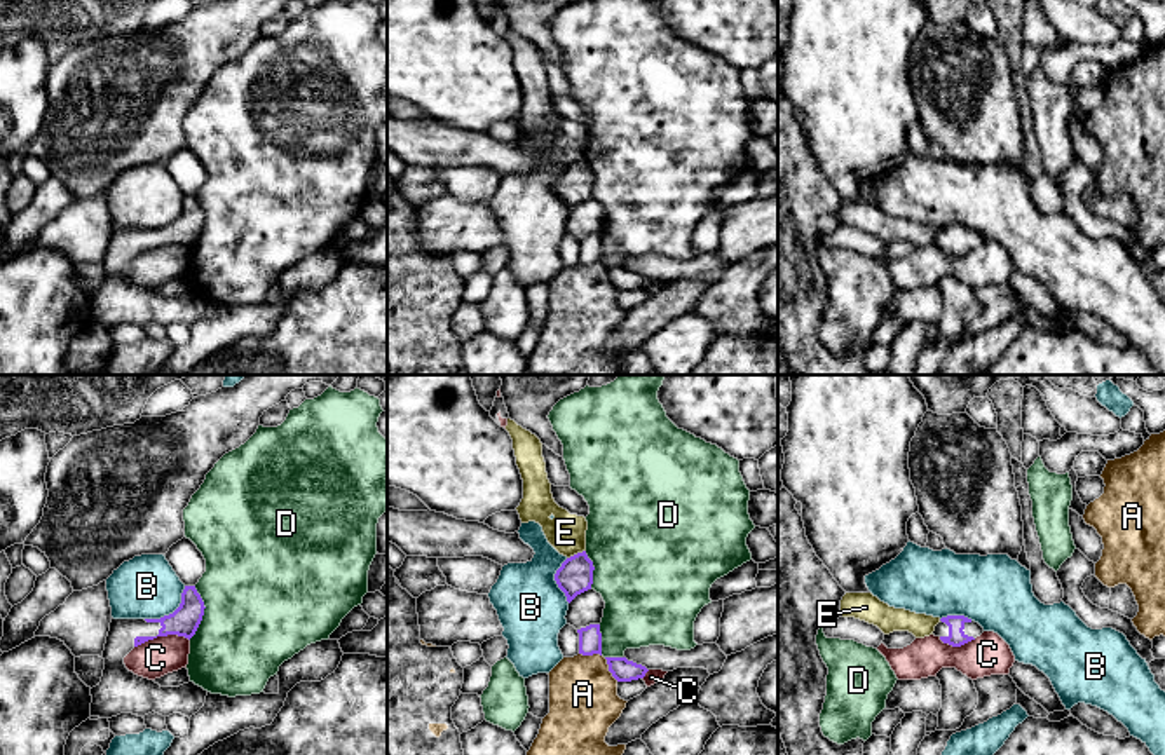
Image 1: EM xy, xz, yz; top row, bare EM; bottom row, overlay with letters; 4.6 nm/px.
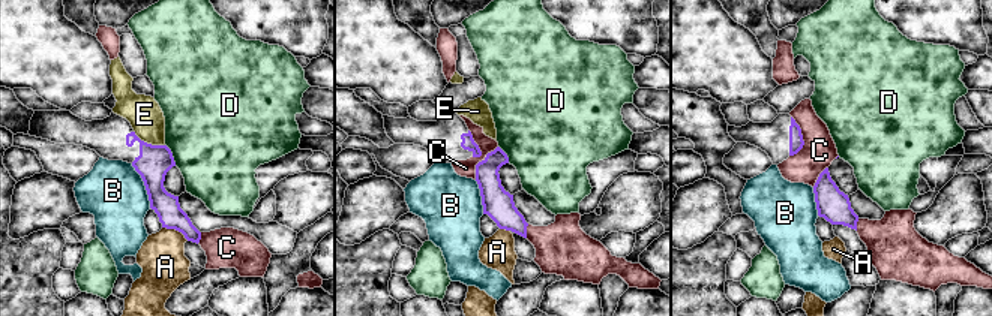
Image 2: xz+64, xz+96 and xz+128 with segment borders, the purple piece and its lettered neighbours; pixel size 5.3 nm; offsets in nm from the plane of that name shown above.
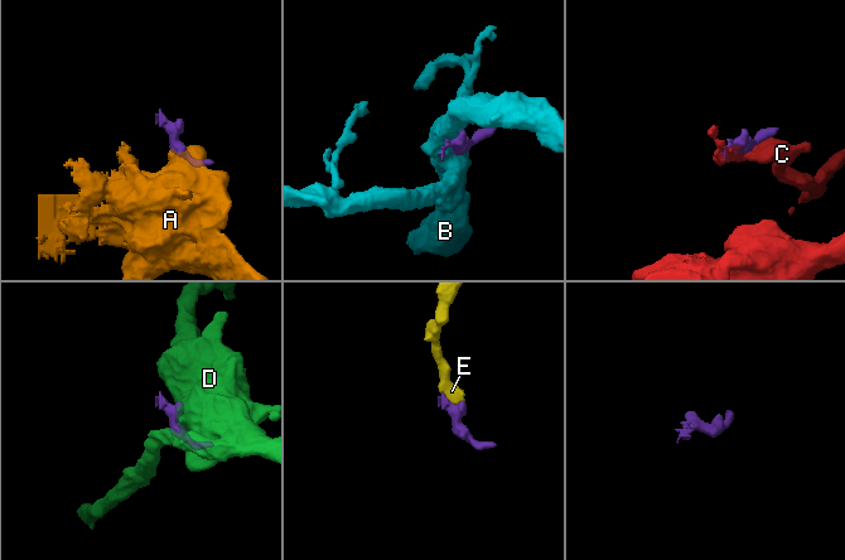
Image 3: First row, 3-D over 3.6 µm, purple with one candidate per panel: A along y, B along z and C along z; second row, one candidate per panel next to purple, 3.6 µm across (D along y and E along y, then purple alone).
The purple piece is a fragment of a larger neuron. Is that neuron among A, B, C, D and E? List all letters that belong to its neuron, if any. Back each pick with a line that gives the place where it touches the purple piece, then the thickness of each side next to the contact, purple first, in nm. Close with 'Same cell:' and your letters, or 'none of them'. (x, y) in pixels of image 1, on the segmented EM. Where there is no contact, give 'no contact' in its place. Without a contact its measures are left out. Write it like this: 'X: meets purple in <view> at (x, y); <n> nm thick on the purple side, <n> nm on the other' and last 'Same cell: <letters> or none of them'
Same cell: none of them

